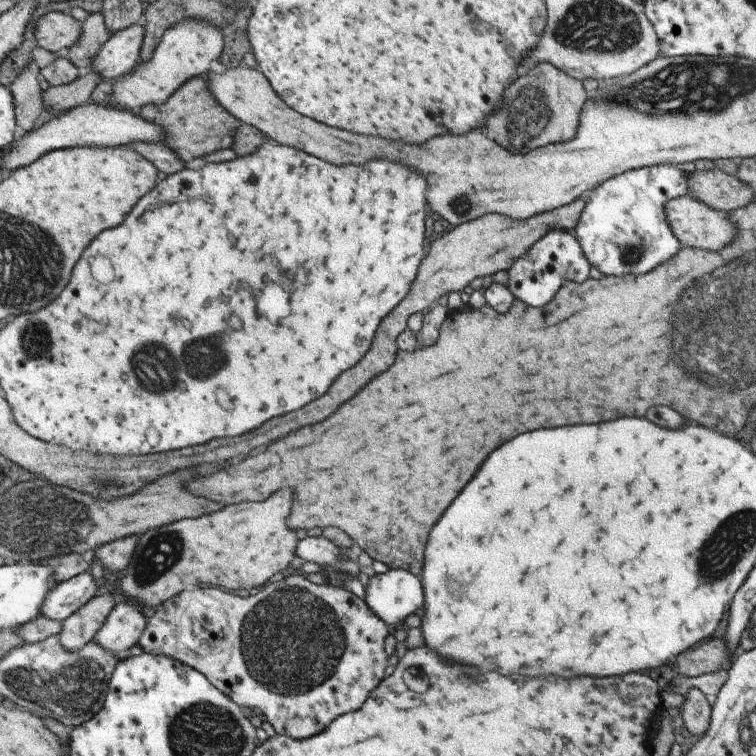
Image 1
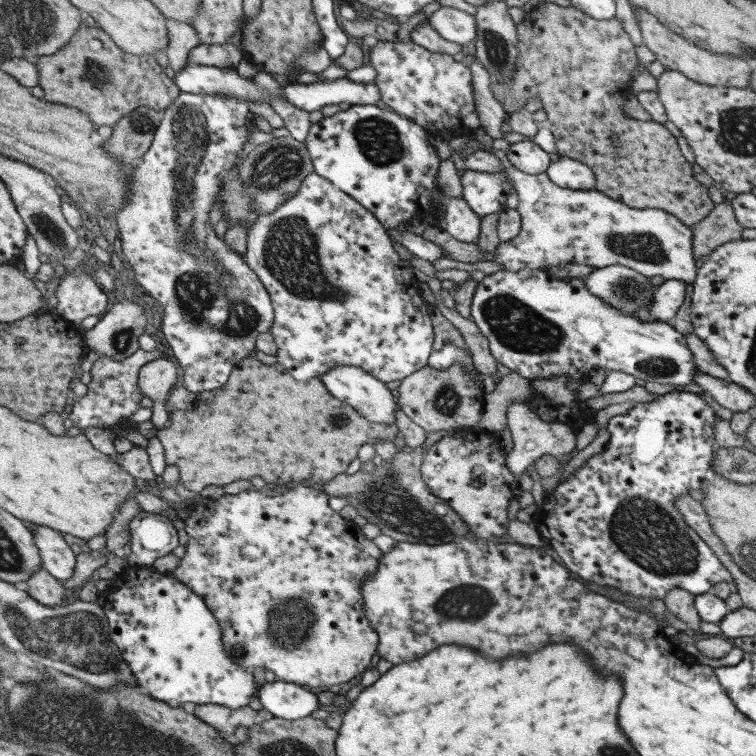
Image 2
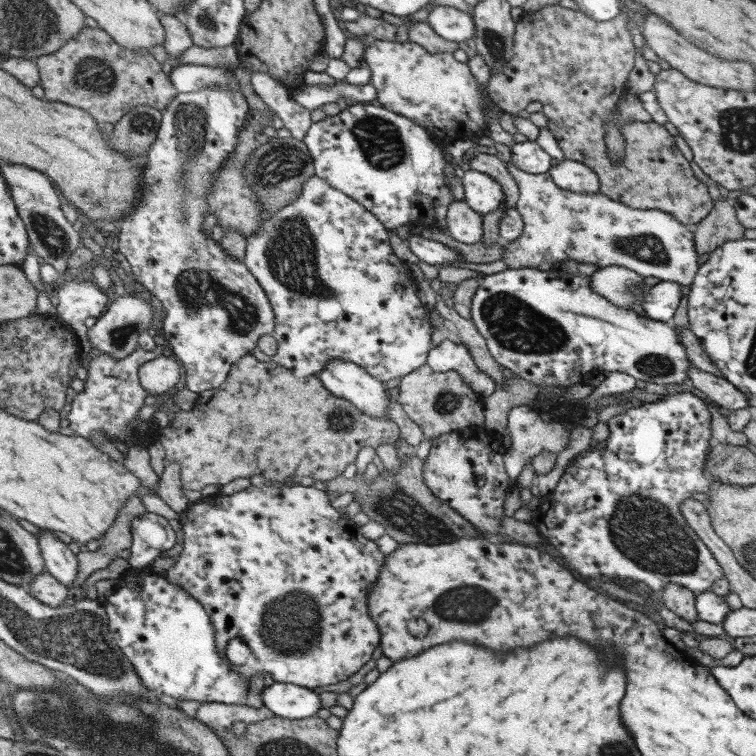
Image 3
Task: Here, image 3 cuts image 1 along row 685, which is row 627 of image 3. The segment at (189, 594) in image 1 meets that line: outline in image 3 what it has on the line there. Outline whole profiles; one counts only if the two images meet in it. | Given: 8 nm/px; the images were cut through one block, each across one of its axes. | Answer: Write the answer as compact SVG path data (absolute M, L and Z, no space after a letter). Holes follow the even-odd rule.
M311 482L300 484L287 484L276 487L265 484L263 487L250 485L248 488L236 492L232 495L220 494L220 498L210 502L218 510L204 510L198 512L196 506L192 506L188 511L188 522L181 519L184 534L184 544L181 545L176 563L170 569L163 572L165 580L172 585L180 586L184 592L188 592L192 598L200 602L202 608L210 614L212 626L214 626L214 638L216 638L216 648L221 655L226 650L228 641L238 638L250 649L250 658L244 667L240 666L238 672L250 682L254 676L260 673L271 674L276 683L297 684L298 686L314 689L328 684L338 684L348 680L355 672L372 658L374 650L380 645L380 631L378 623L372 619L368 611L368 590L370 586L376 585L379 580L380 570L384 566L386 555L378 549L376 541L370 540L363 535L362 523L360 519L348 519L330 505L330 499L326 491L317 489Z

